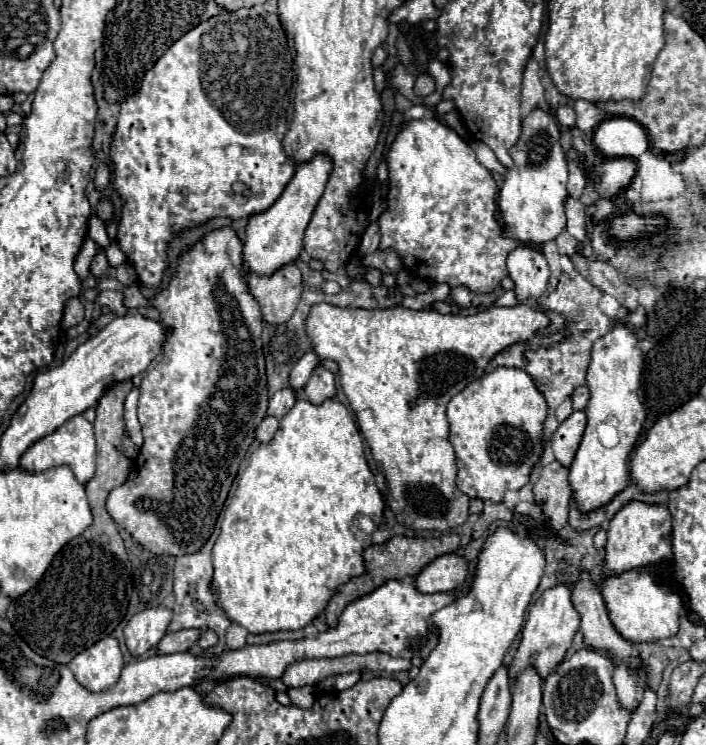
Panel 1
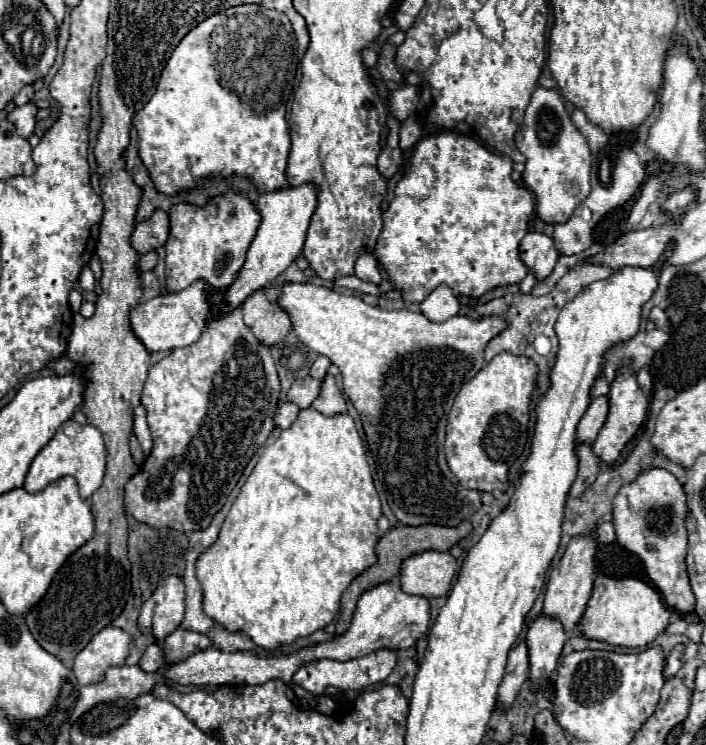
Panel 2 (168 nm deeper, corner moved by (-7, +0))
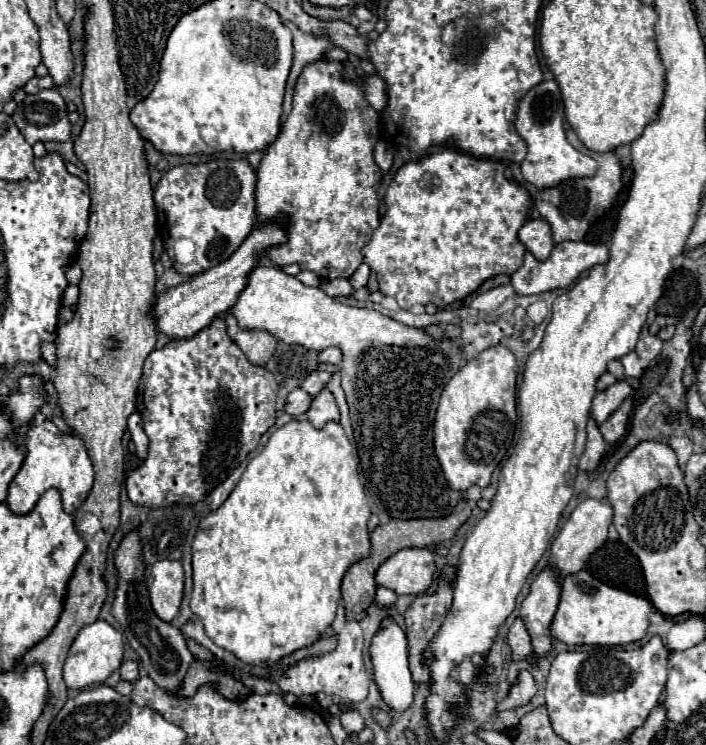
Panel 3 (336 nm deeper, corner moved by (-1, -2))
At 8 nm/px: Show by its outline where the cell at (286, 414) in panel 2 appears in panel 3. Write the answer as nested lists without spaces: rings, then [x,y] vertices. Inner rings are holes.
[[[296,387],[296,389],[288,395],[284,411],[290,413],[290,415],[294,415],[294,417],[298,417],[298,415],[302,415],[302,413],[308,411],[310,403],[312,403],[312,395],[308,395],[302,387]]]

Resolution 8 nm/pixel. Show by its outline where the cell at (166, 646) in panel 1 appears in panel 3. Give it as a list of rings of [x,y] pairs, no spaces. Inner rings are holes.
[[[124,661],[120,665],[120,679],[134,683],[138,679],[138,663],[136,661]]]

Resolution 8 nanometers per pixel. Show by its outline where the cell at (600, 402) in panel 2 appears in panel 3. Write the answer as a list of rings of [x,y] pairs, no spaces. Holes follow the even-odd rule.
[[[616,381],[612,387],[596,393],[592,403],[592,415],[594,419],[598,419],[598,425],[604,423],[608,415],[612,415],[622,405],[622,401],[630,395],[632,395],[632,387],[626,381]]]

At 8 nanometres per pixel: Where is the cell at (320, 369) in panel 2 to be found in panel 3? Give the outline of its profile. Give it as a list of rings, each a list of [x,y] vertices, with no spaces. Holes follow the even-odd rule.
[[[328,347],[320,353],[320,363],[332,363],[332,365],[340,365],[342,361],[342,351],[338,347]]]

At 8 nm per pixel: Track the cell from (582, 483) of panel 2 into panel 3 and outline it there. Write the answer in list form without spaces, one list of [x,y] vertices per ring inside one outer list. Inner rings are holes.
[[[590,417],[590,421],[588,421],[588,441],[586,441],[586,449],[580,457],[578,467],[582,471],[594,471],[609,449],[610,447],[602,437],[602,433],[598,431],[596,421]]]

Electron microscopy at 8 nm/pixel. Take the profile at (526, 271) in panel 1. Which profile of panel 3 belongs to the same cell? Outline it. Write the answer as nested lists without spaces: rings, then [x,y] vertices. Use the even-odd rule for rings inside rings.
[[[532,219],[524,223],[518,237],[536,259],[546,259],[554,247],[550,225],[544,219]]]

